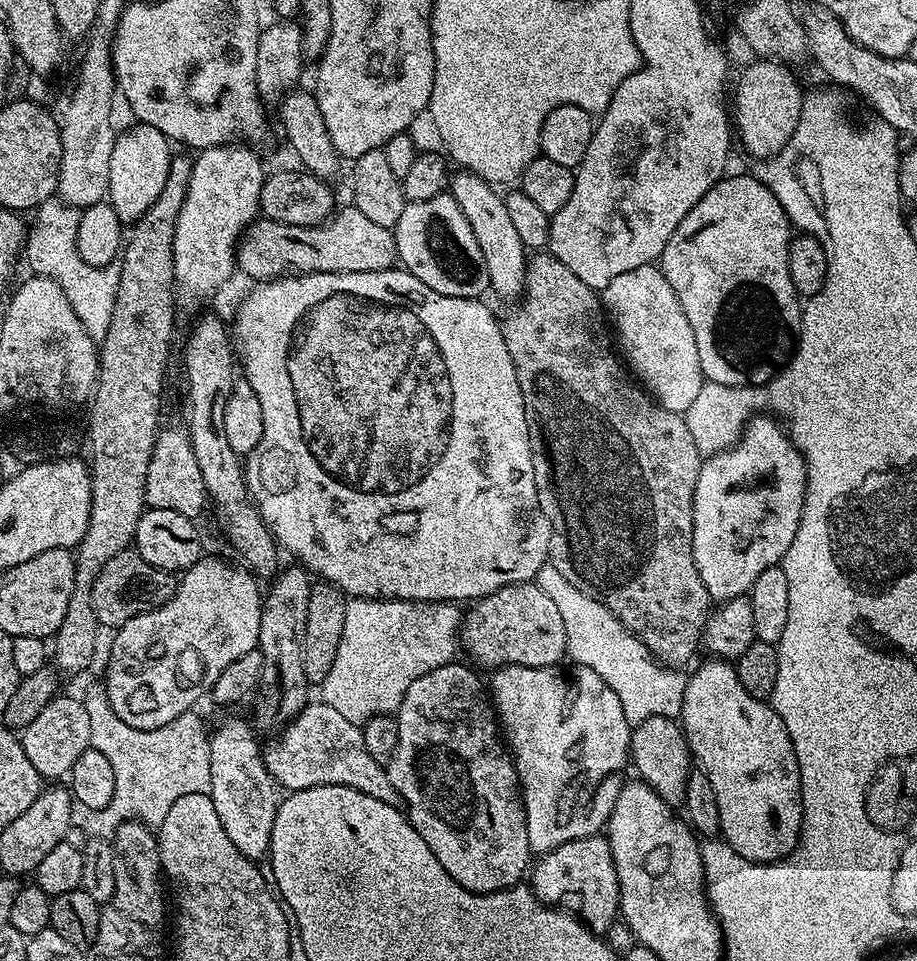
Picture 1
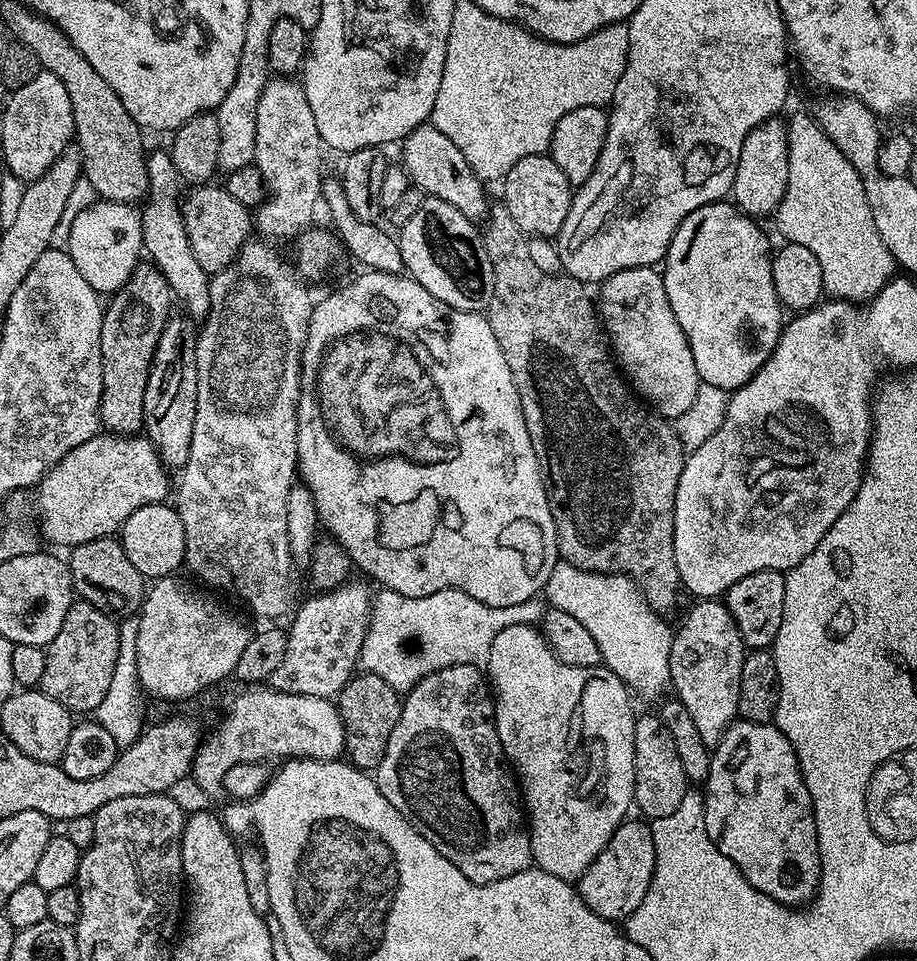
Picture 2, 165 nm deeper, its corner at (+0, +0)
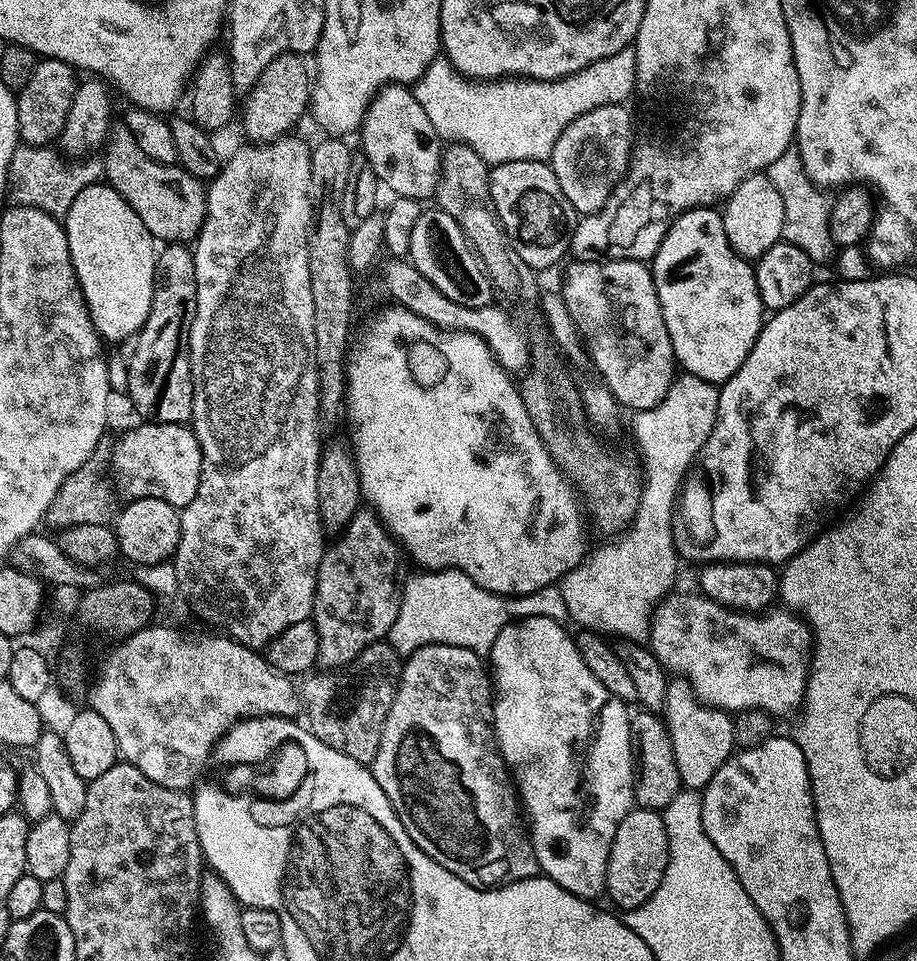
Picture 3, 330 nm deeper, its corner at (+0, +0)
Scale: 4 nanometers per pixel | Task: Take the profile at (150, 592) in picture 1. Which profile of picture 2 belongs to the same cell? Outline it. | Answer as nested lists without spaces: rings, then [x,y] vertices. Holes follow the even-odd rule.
[[[111,536],[94,538],[94,542],[79,544],[76,548],[71,549],[69,556],[72,557],[67,557],[66,563],[72,575],[72,587],[75,595],[83,603],[92,604],[98,610],[117,618],[132,618],[139,613],[146,595],[146,578],[142,574],[138,574],[138,570],[134,570],[130,558],[126,558],[126,550],[122,550],[119,539]]]

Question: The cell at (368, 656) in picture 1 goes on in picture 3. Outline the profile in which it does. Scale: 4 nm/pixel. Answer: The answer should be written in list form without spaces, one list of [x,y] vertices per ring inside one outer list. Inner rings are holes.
[[[442,568],[439,570],[420,570],[417,576],[412,576],[403,581],[400,589],[400,609],[398,618],[394,618],[394,626],[388,631],[386,640],[392,645],[395,652],[401,657],[411,656],[414,650],[431,644],[449,644],[450,646],[462,646],[474,650],[481,658],[487,657],[494,646],[494,638],[502,634],[502,630],[514,620],[525,620],[527,616],[541,616],[561,622],[569,619],[566,610],[566,598],[562,598],[562,590],[559,586],[543,588],[537,592],[531,592],[525,596],[499,596],[474,582],[466,574],[462,574],[457,568]]]

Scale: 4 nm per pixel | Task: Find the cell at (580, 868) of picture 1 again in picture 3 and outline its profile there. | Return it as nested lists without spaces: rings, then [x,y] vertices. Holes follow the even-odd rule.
[[[633,807],[626,818],[622,818],[622,826],[618,826],[618,834],[614,834],[614,842],[610,846],[604,883],[607,899],[612,899],[620,910],[642,906],[642,902],[658,890],[667,861],[668,839],[663,815],[651,808]]]

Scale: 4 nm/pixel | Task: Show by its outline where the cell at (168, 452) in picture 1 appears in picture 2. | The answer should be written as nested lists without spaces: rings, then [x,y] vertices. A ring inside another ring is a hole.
[[[173,315],[162,330],[162,338],[158,338],[146,382],[143,431],[155,446],[160,461],[169,470],[183,469],[190,458],[190,442],[194,438],[194,410],[198,402],[197,335],[197,329],[189,317]]]

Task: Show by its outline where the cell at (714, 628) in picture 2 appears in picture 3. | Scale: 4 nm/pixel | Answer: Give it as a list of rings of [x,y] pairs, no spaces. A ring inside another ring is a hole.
[[[672,678],[666,690],[662,719],[668,728],[681,785],[688,790],[704,789],[736,748],[733,717],[720,708],[701,704],[687,680]]]

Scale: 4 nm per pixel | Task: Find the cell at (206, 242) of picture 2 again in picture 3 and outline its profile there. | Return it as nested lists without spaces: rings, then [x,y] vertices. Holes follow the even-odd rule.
[[[123,126],[111,129],[102,161],[103,179],[114,190],[118,190],[118,194],[122,194],[122,198],[126,198],[126,202],[130,202],[130,210],[134,210],[134,214],[138,214],[138,218],[142,218],[142,226],[146,226],[146,230],[150,230],[153,240],[157,242],[195,241],[204,221],[204,198],[206,195],[205,185],[199,176],[191,176],[185,168],[181,168],[177,163],[161,164],[158,160],[146,158],[146,154],[142,154],[142,150],[138,150],[132,131]]]

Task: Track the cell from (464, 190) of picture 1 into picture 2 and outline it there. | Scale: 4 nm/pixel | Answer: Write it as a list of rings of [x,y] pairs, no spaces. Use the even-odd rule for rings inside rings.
[[[425,122],[403,140],[402,148],[402,166],[415,187],[422,189],[428,196],[450,202],[454,210],[462,210],[462,214],[466,214],[466,218],[473,222],[483,221],[489,215],[490,203],[488,204],[488,196],[484,193],[485,181],[480,180],[474,170],[470,170],[470,162],[462,158],[462,150],[458,150],[458,146],[454,146],[454,142],[450,142],[450,138],[442,134],[442,130]]]

